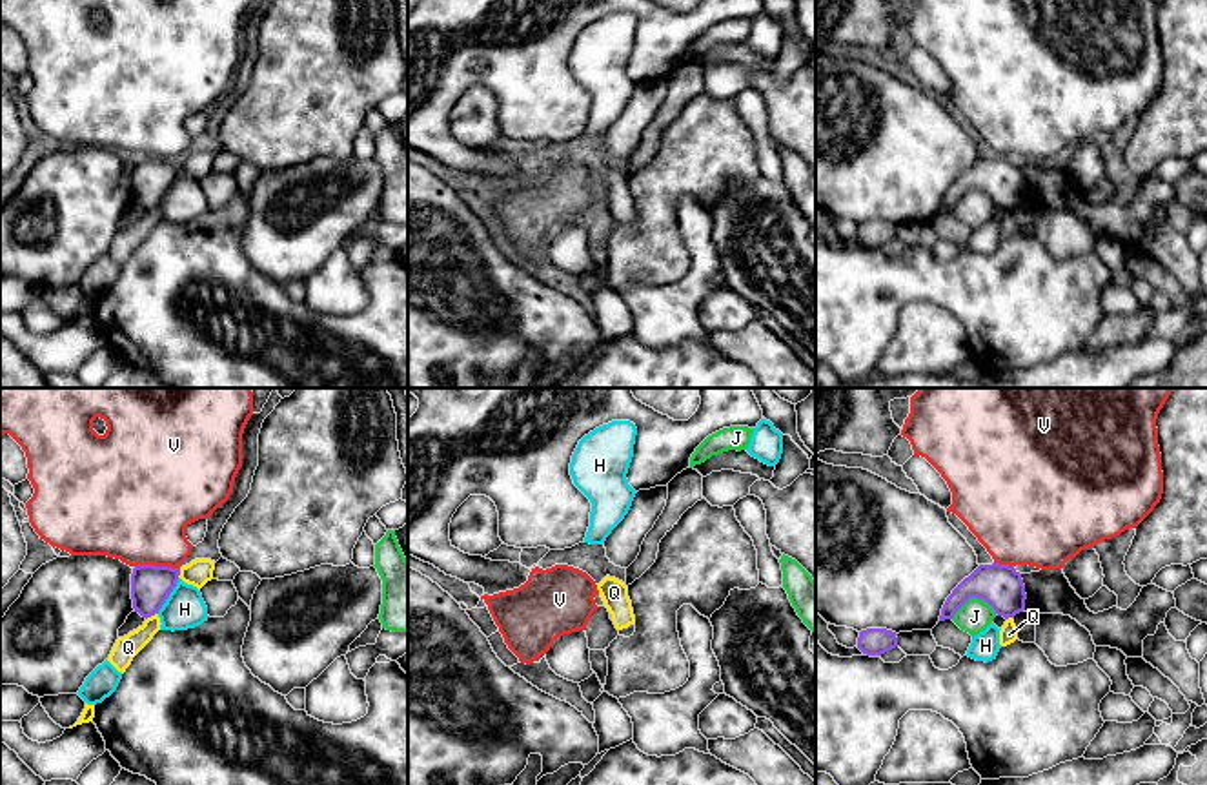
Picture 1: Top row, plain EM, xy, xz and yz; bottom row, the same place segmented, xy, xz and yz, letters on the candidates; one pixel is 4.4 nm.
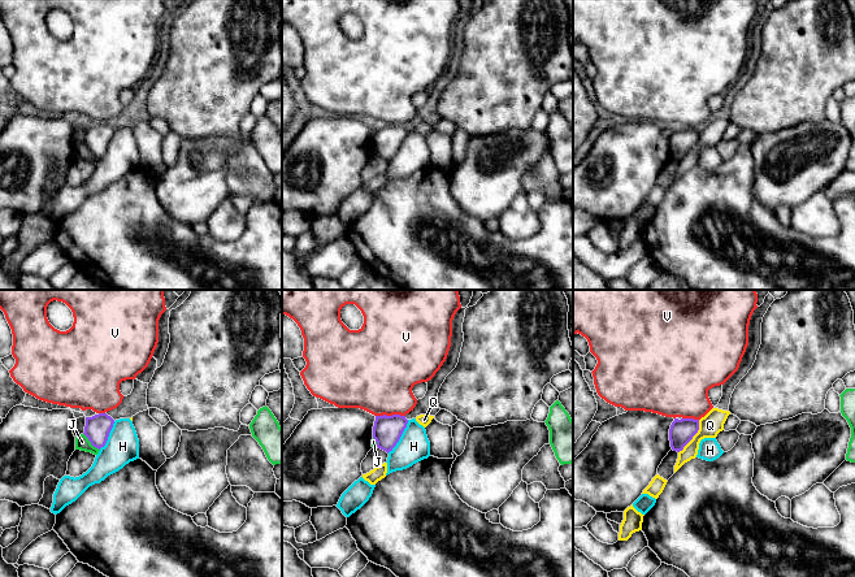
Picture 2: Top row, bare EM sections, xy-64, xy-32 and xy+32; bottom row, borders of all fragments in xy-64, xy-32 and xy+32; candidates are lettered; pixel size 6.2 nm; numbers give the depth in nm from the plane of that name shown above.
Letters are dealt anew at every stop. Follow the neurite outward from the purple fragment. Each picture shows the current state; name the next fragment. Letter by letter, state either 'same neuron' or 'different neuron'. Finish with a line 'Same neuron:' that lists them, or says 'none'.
H: different neuron
J: different neuron
Q: different neuron
V: different neuron
Same neuron: none

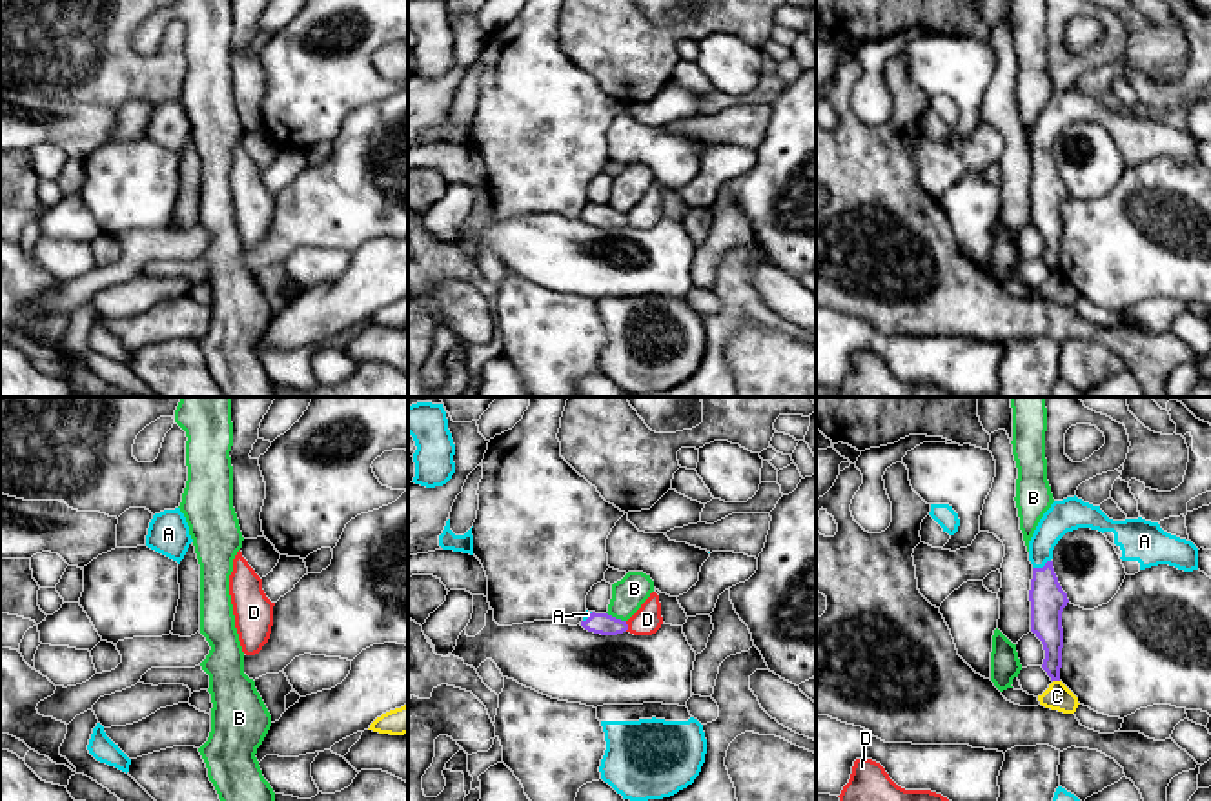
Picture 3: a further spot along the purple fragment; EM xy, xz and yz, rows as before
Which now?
A: same neuron
B: different neuron
C: different neuron
D: different neuron
Same neuron: A

